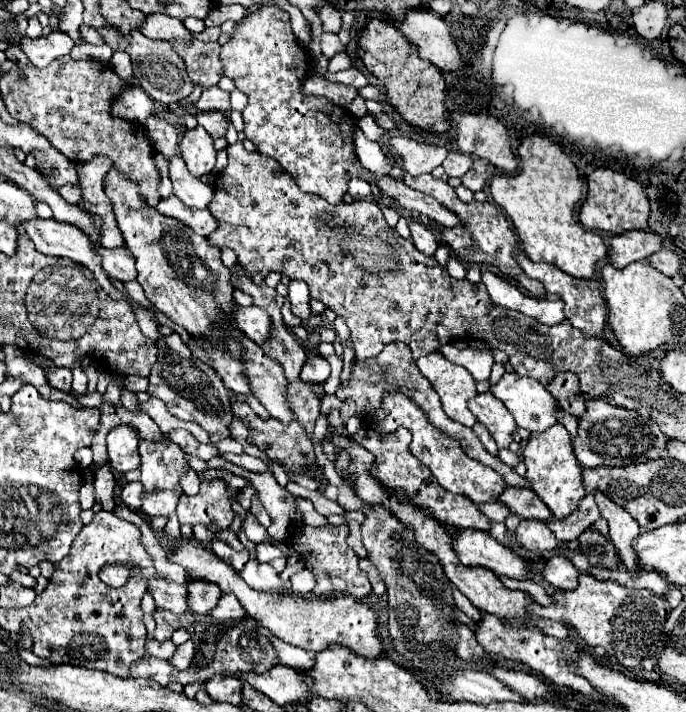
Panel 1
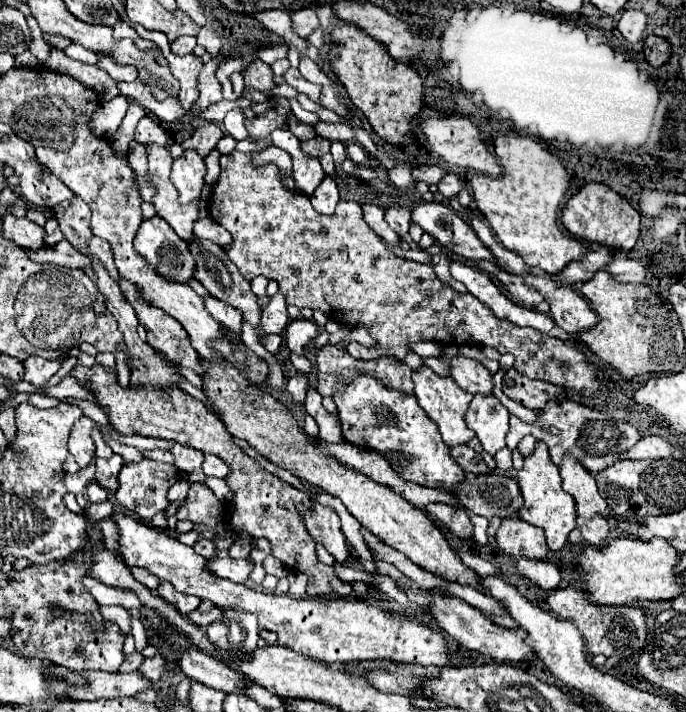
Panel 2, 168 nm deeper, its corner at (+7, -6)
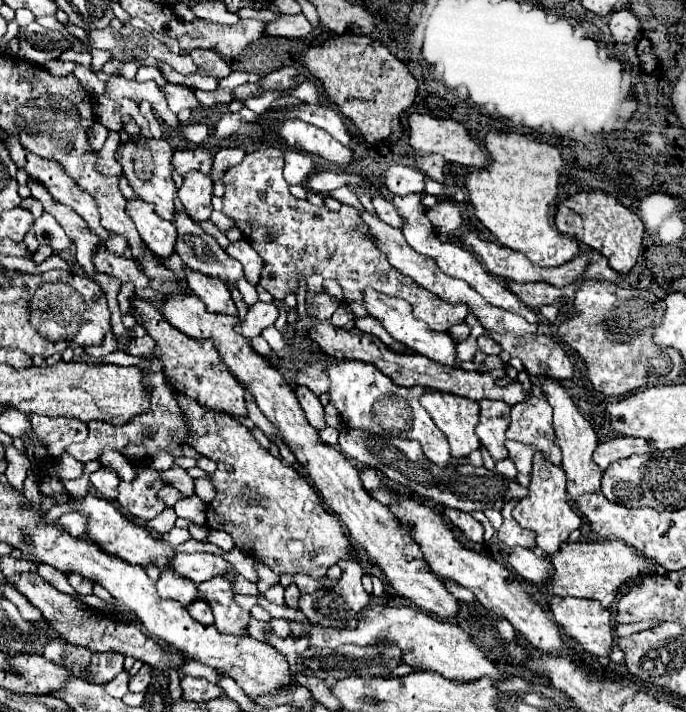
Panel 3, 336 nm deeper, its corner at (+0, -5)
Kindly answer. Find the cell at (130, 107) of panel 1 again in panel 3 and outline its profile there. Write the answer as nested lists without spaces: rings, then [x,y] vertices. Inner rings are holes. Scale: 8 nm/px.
[[[95,122],[91,128],[89,128],[89,140],[91,140],[91,152],[99,152],[103,148],[103,142],[107,138],[107,128],[101,126],[99,122]]]

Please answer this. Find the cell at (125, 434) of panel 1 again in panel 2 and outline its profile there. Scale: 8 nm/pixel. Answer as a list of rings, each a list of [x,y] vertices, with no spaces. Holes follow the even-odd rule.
[[[112,455],[110,459],[102,459],[96,463],[96,481],[110,489],[110,491],[116,491],[118,489],[118,473],[124,465],[124,459],[120,455]]]

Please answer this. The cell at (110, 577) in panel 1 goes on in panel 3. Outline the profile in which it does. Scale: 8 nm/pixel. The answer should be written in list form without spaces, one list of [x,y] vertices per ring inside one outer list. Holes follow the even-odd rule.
[[[67,572],[67,580],[77,594],[91,594],[91,590],[93,590],[93,582],[79,576],[77,572]]]

